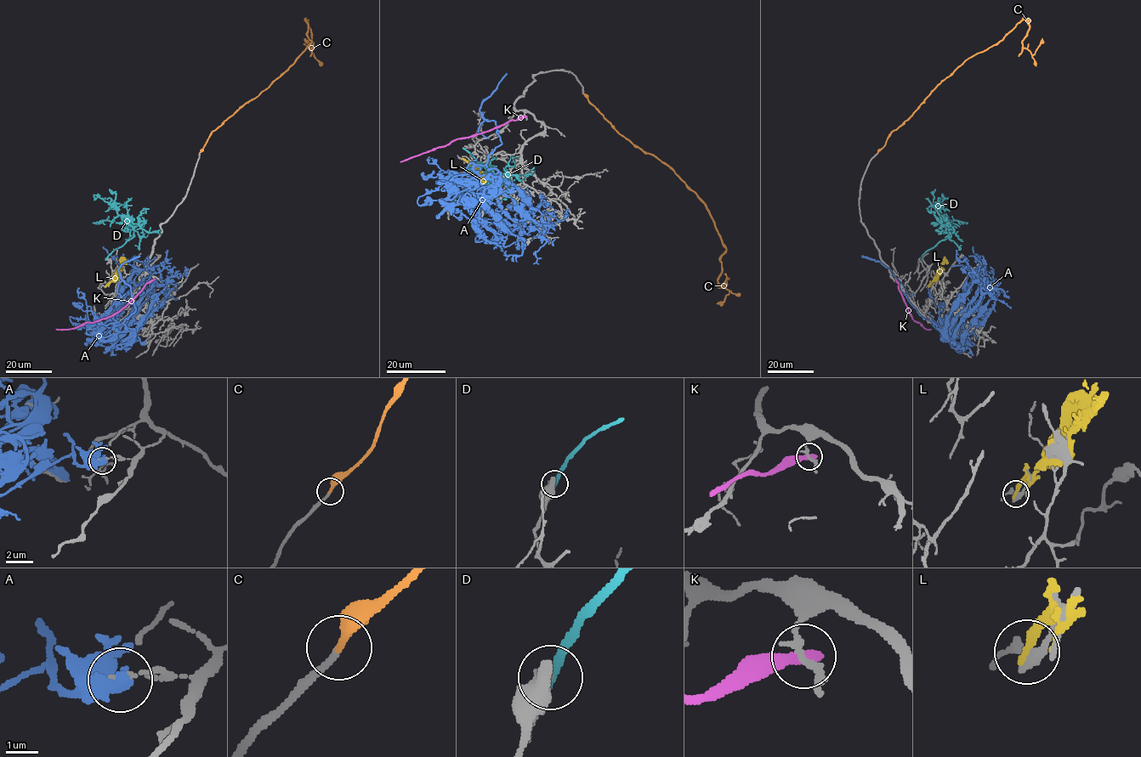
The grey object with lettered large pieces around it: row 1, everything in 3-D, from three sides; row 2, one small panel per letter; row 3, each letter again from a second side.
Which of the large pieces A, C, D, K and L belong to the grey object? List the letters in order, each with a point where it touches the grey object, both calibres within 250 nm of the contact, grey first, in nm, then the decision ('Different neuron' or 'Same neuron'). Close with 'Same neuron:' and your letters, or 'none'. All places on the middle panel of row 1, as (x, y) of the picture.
A: Touches grey at (513, 191). Thickness 180 nm (grey) against 750 nm. Different neuron
C: Touches grey at (583, 93). Thickness 200 nm (grey) against 280 nm. Same neuron
D: Touches grey at (463, 148). Thickness 360 nm (grey) against 280 nm. Different neuron
K: Touches grey at (525, 116). Thickness 200 nm (grey) against 440 nm. Different neuron
L: Touches grey at (463, 159). Thickness 300 nm (grey) against 320 nm. Different neuron
Same neuron: C

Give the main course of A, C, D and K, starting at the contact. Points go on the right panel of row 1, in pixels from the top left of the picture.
A: (954, 343), (956, 326), (981, 296), (990, 292), (972, 273), (982, 265), (973, 247)
C: (877, 152), (932, 90), (968, 58), (996, 44), (1018, 23), (1027, 20), (1022, 48), (1032, 54), (1041, 38)
D: (920, 259), (954, 230), (936, 206), (945, 198), (943, 194), (946, 200)
K: (895, 279), (912, 319), (925, 328), (931, 329)

